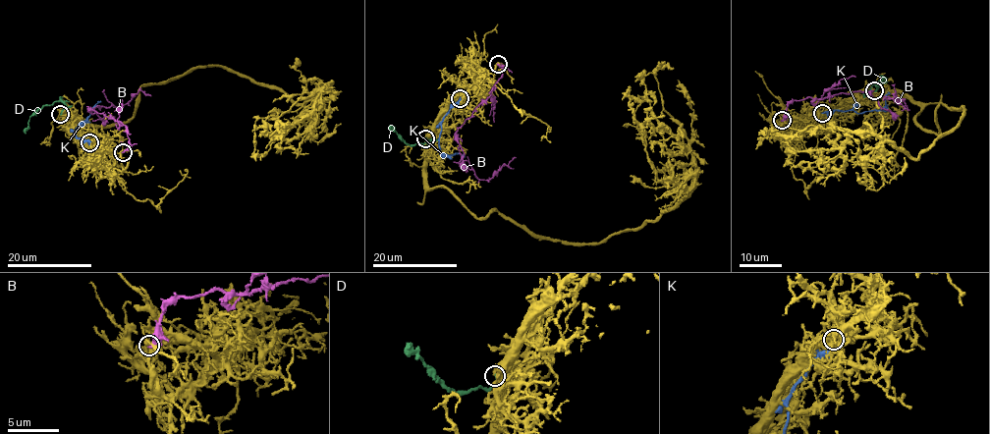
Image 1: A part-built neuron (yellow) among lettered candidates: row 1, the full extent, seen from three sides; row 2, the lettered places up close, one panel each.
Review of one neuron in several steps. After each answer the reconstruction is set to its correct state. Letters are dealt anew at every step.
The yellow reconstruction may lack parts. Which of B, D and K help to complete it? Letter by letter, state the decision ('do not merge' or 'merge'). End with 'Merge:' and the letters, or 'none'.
B: do not merge
D: do not merge
K: do not merge
Merge: none

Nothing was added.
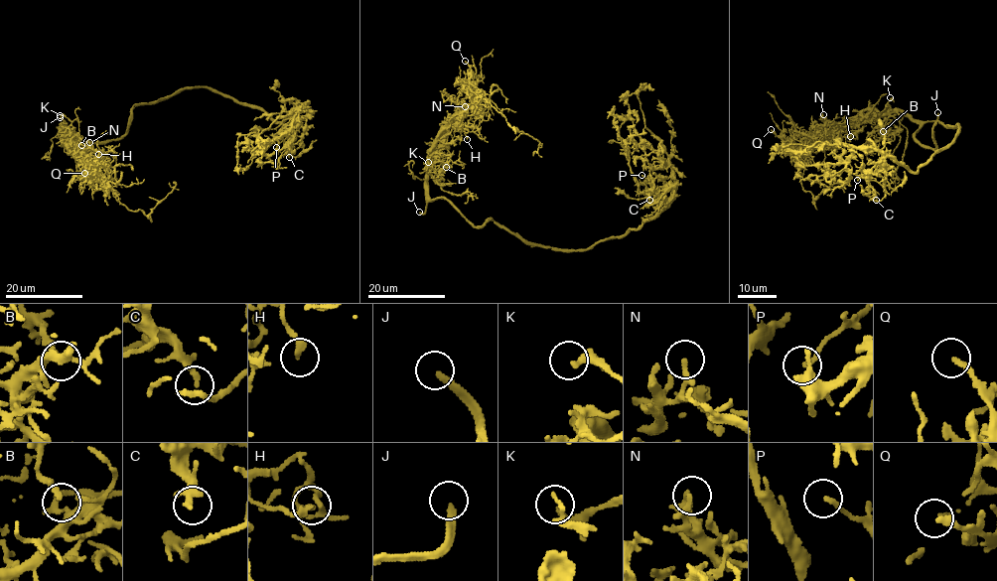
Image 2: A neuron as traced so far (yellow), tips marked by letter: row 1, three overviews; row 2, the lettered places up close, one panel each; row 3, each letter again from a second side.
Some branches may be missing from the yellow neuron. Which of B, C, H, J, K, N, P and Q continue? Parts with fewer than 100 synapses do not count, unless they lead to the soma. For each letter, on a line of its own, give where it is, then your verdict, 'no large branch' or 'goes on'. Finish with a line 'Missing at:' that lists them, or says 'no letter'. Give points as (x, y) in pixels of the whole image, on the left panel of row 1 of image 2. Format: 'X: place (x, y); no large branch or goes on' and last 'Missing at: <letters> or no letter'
B: place (81, 145); no large branch
C: place (289, 157); no large branch
H: place (98, 154); no large branch
J: place (60, 117); goes on
K: place (60, 115); no large branch
N: place (89, 142); no large branch
P: place (276, 147); no large branch
Q: place (84, 173); no large branch
Missing at: J

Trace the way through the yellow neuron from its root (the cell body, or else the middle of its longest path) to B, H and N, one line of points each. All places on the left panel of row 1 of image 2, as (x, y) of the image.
B: (148, 102), (134, 106), (128, 130), (117, 139), (76, 139), (63, 125), (63, 133), (71, 133), (81, 145)
H: (148, 102), (134, 106), (128, 130), (117, 139), (76, 139), (63, 125), (71, 152), (85, 160), (98, 154)
N: (148, 102), (134, 106), (128, 130), (117, 139), (76, 139), (63, 125), (71, 152), (81, 154), (89, 142)

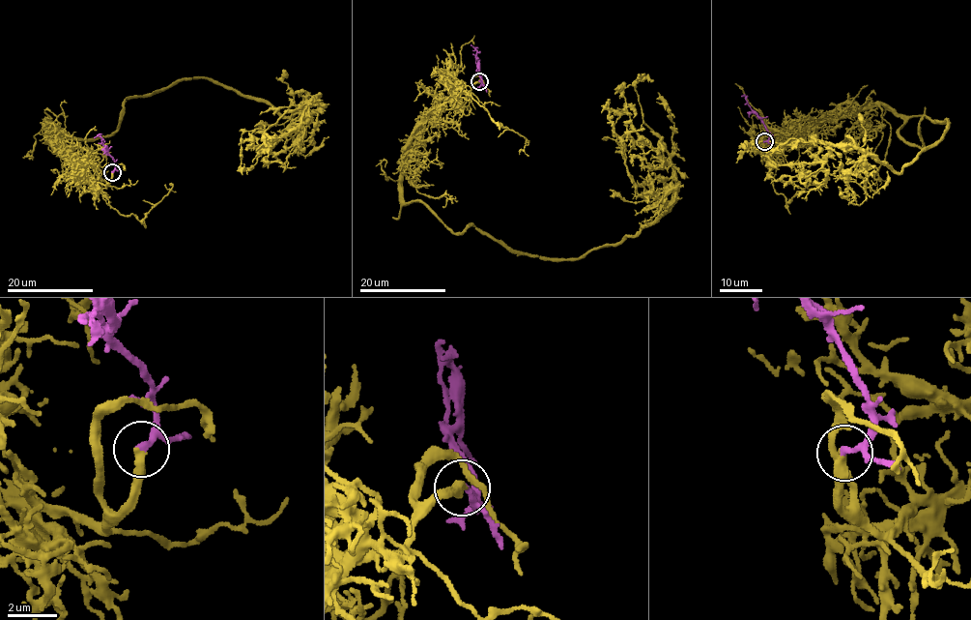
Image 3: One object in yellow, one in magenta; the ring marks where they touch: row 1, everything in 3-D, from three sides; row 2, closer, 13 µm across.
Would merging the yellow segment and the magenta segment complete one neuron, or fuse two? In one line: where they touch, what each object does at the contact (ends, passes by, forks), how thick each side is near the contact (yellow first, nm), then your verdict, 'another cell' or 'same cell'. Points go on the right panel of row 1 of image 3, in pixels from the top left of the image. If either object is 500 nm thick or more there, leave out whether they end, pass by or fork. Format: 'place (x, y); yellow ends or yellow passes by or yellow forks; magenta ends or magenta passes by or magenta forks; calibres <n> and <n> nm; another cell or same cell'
place (764, 141); yellow ends; magenta ends; calibres 400 and 260 nm; same cell

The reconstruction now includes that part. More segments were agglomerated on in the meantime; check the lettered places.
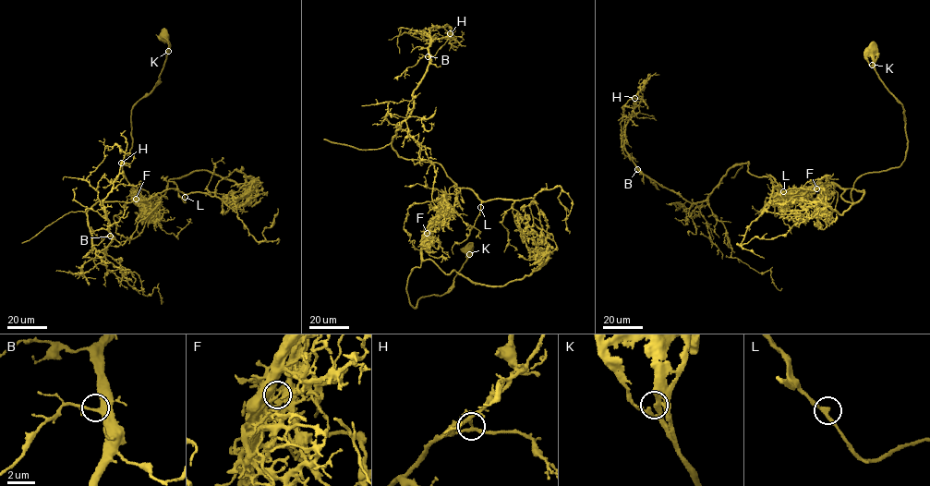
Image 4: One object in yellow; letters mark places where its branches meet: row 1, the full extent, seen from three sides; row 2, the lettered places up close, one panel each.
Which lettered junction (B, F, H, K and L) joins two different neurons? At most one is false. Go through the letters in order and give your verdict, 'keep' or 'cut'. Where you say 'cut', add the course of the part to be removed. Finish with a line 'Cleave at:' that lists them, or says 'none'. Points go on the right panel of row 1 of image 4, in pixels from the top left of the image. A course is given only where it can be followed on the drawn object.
B: keep
F: cut | (816, 188), (773, 195), (749, 162), (705, 200), (686, 200), (622, 145), (623, 105), (641, 79)
H: keep
K: keep
L: keep
Cleave at: F

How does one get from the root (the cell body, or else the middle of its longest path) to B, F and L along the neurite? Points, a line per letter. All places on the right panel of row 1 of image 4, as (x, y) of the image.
B: (873, 49), (905, 110), (899, 166), (852, 188), (776, 195), (748, 162), (693, 203), (637, 169)
F: (873, 49), (875, 73), (905, 110), (905, 160), (899, 166), (862, 175), (852, 188), (828, 183), (816, 188)
L: (873, 49), (905, 110), (905, 160), (851, 188), (776, 195), (769, 175), (783, 191)

